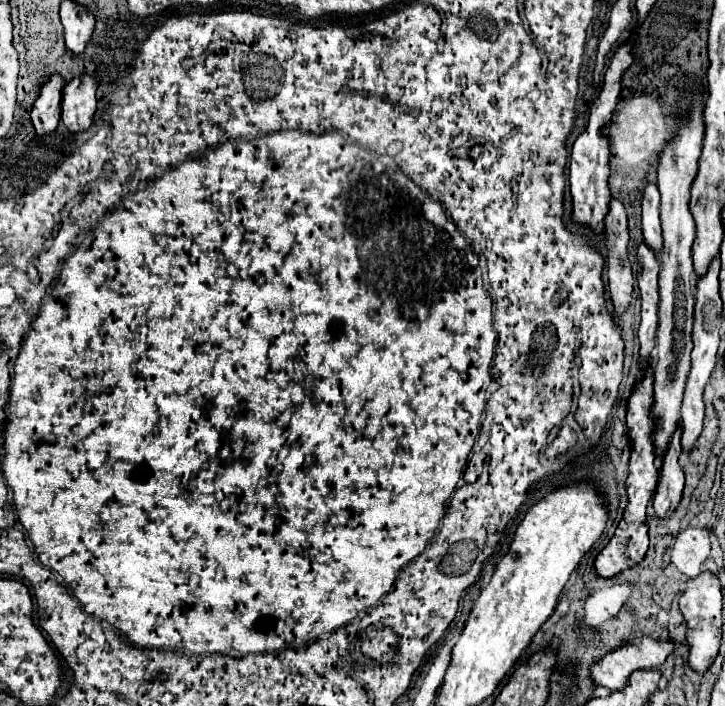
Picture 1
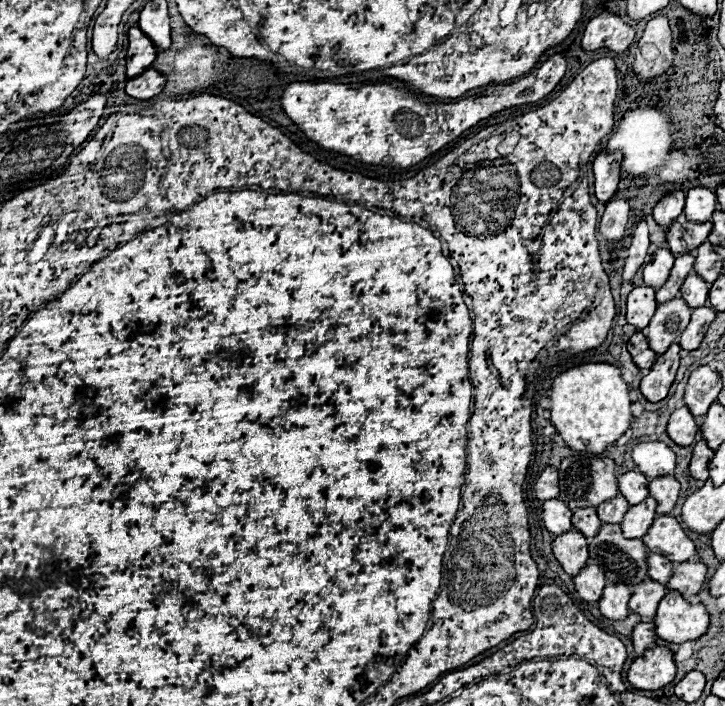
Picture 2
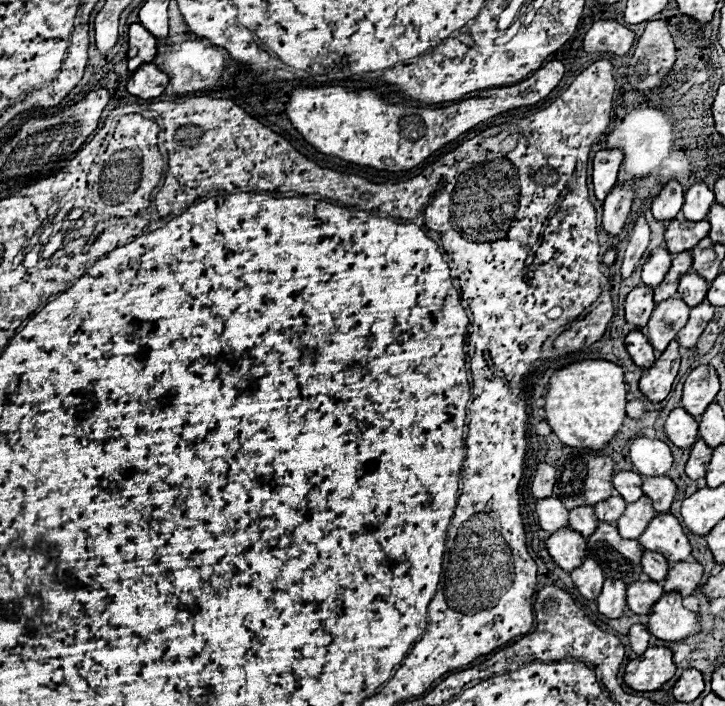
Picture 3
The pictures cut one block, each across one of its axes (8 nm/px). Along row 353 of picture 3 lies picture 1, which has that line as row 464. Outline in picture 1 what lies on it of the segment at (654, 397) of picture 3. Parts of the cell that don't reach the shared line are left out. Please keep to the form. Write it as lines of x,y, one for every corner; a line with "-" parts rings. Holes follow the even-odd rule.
676,430
676,434
672,436
670,448
664,454
662,478
658,482
658,488
656,488
656,494
654,494
654,500
652,500
654,514
658,518
670,518
674,514
674,510
678,508
680,500
682,500
684,472
678,464
680,452
682,452
682,448
680,448
680,430

